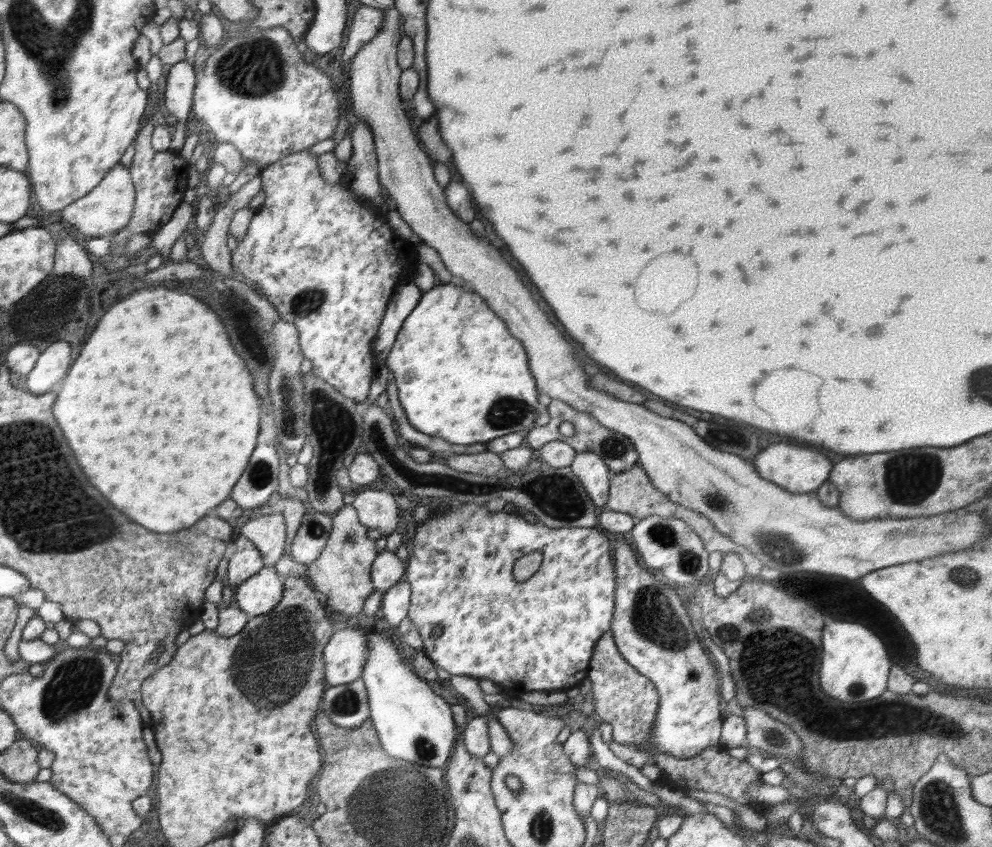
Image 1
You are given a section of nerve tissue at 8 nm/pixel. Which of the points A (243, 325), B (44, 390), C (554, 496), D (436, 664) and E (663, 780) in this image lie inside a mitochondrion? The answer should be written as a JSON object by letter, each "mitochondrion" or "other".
{"A":"mitochondrion","B":"other","C":"mitochondrion","D":"other","E":"other"}

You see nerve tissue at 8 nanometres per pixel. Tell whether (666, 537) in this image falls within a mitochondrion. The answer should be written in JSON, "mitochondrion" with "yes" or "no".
{"mitochondrion":"yes"}

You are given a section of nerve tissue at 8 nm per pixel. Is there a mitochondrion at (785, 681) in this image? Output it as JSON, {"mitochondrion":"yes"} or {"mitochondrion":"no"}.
{"mitochondrion":"yes"}

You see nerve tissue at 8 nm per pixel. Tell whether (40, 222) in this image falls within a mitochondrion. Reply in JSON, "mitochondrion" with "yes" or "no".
{"mitochondrion":"no"}

